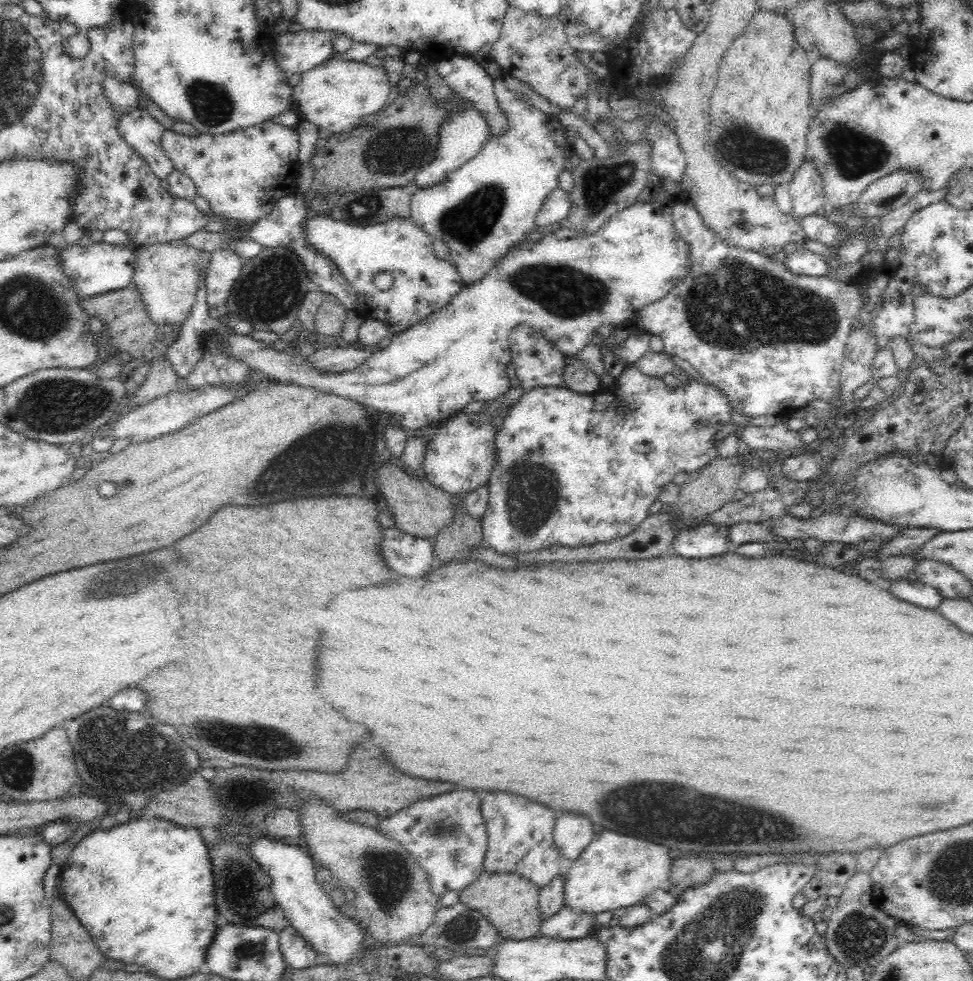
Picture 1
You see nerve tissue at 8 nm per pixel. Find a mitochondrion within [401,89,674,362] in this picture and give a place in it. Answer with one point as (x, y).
(567, 293)

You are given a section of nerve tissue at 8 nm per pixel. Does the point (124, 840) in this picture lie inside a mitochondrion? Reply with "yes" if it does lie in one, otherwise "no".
no

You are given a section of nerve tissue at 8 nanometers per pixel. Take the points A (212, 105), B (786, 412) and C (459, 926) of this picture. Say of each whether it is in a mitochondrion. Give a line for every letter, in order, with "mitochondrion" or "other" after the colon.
A: mitochondrion
B: other
C: mitochondrion

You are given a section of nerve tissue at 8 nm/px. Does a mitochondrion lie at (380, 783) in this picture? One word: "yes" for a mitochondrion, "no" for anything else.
no

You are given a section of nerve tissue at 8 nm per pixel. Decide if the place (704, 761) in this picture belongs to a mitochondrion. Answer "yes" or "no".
no

